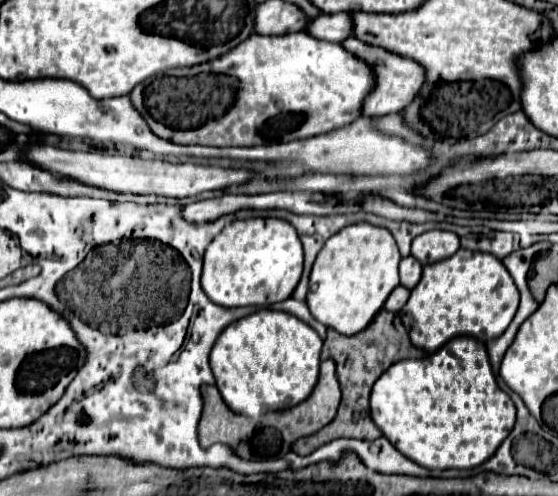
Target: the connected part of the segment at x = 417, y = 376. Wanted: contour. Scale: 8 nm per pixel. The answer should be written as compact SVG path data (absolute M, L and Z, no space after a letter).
M458 336L434 354L390 366L370 396L370 416L382 434L424 468L474 468L486 462L516 420L516 406L500 390L484 342Z

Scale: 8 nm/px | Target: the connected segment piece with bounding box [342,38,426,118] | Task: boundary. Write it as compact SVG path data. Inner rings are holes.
M348 38L348 42L342 42L342 46L346 50L350 50L352 54L358 54L362 60L370 62L370 66L374 64L374 72L378 78L378 86L374 88L374 92L370 92L370 98L366 98L364 106L362 106L362 114L364 116L372 116L372 118L380 118L386 114L394 114L394 112L402 112L406 106L410 106L422 92L422 86L426 84L426 72L422 68L422 64L398 56L394 52L388 52L384 48L378 46L370 46L358 38Z

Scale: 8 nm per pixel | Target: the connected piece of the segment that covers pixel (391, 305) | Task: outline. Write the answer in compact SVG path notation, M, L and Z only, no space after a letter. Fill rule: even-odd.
M398 284L394 290L392 290L392 294L390 294L390 298L386 300L386 310L390 310L390 312L400 312L402 308L404 308L404 304L408 302L408 296L410 296L410 290L406 288L406 286L402 286L402 284Z

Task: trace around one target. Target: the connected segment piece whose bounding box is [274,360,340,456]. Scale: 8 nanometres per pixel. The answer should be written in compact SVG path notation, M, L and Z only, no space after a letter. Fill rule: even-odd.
M326 360L320 366L320 378L316 382L316 388L312 390L312 394L298 406L282 410L282 412L274 412L274 430L282 434L282 456L290 450L290 446L302 438L302 436L310 436L314 432L318 432L322 426L326 426L334 416L336 410L340 406L340 384L336 378L336 368L334 362Z

